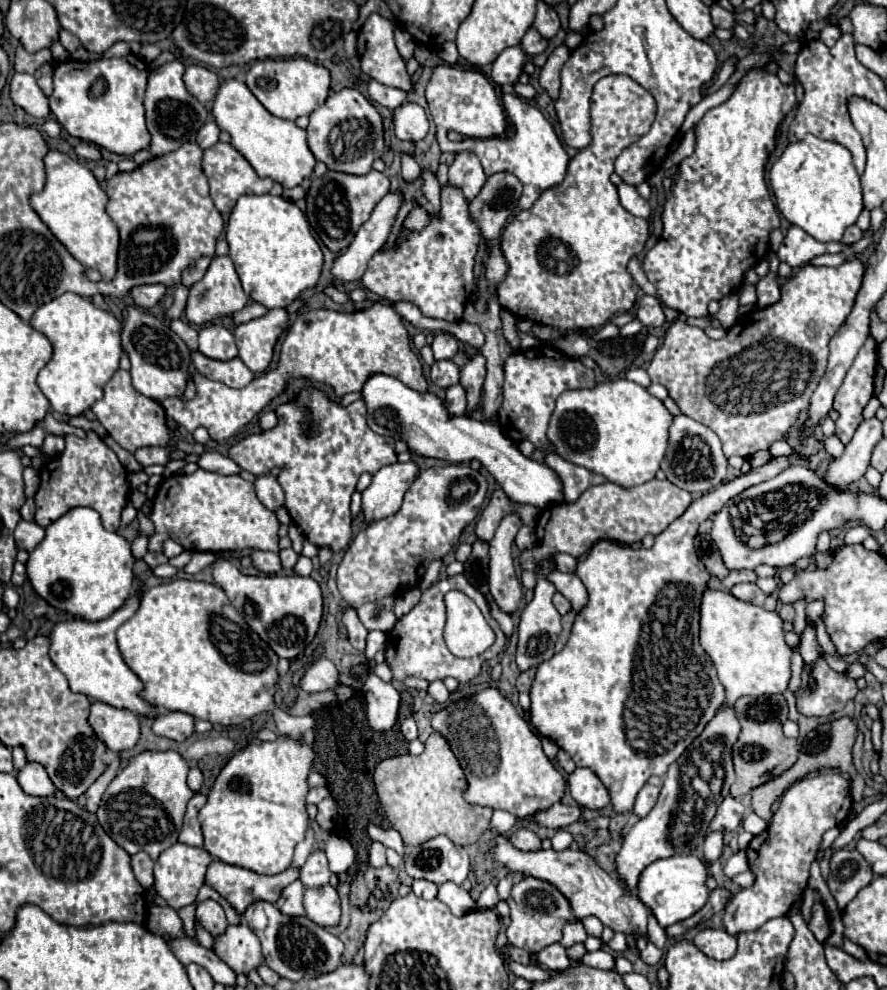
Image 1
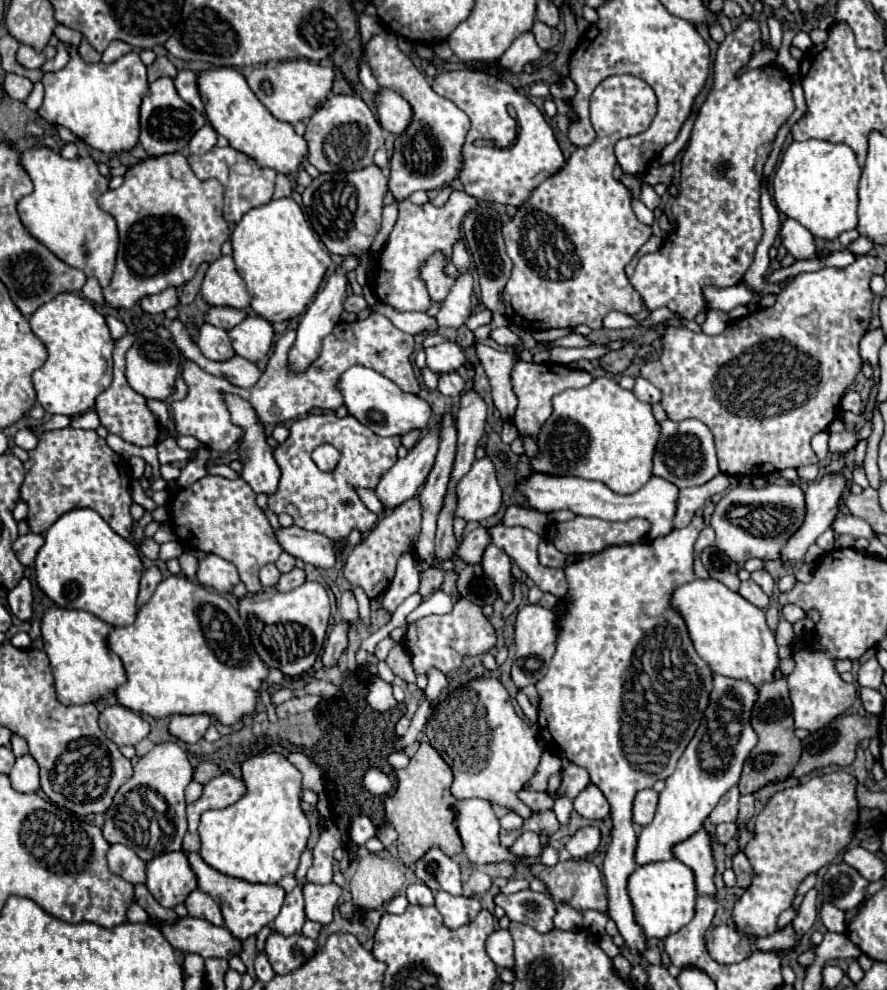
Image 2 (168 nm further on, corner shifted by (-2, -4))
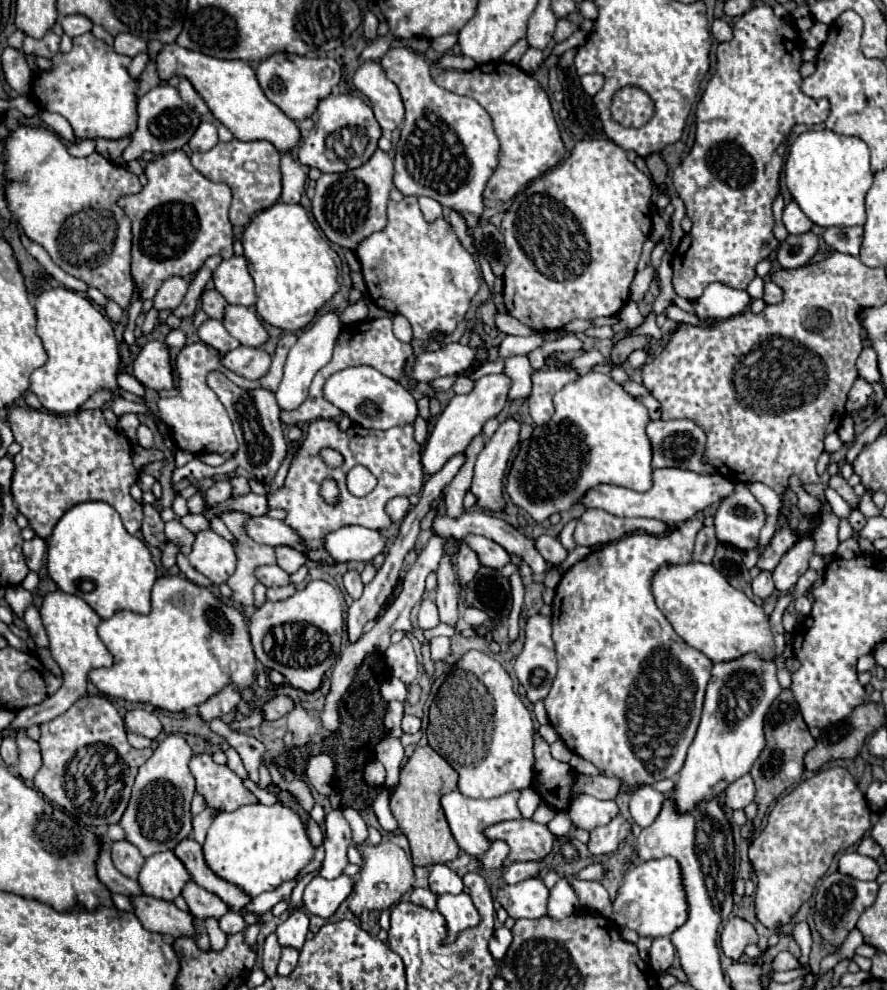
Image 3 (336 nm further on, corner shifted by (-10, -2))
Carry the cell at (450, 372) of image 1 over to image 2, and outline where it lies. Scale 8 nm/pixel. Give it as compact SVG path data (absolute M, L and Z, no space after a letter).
M444 373L444 375L440 375L438 391L442 395L456 397L456 395L460 395L464 391L464 379L458 373Z

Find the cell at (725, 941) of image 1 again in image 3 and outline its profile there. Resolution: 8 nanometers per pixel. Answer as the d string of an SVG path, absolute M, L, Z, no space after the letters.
M732 917L722 929L720 947L722 947L724 955L730 959L740 959L744 955L746 945L750 945L750 943L758 943L756 929L748 921L744 921L740 917Z

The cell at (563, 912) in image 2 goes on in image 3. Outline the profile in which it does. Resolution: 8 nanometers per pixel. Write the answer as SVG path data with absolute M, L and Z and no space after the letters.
M562 877L552 889L550 889L550 899L548 899L548 915L552 919L564 919L570 917L572 913L580 913L582 905L576 897L576 893L572 893L572 887L568 885L568 881Z

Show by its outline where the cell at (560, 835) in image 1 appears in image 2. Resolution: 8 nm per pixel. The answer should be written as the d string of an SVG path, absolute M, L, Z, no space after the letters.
M588 825L588 827L582 827L578 829L570 841L566 843L566 851L574 857L574 859L580 859L580 857L586 857L590 853L594 853L600 845L600 829L596 825Z

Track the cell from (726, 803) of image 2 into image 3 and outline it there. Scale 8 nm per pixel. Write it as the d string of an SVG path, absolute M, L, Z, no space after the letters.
M744 775L738 781L734 781L732 785L728 785L728 789L724 793L724 805L732 811L744 809L752 801L754 801L754 783L752 783L750 775Z

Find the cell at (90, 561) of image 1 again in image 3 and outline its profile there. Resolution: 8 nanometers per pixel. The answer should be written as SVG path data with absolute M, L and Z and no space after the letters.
M102 501L78 503L70 511L66 511L62 519L56 523L48 541L48 575L58 585L60 591L84 599L102 619L108 619L118 611L146 615L150 611L150 591L158 579L156 565L146 543L130 535L124 529L120 515L114 511L114 507Z

